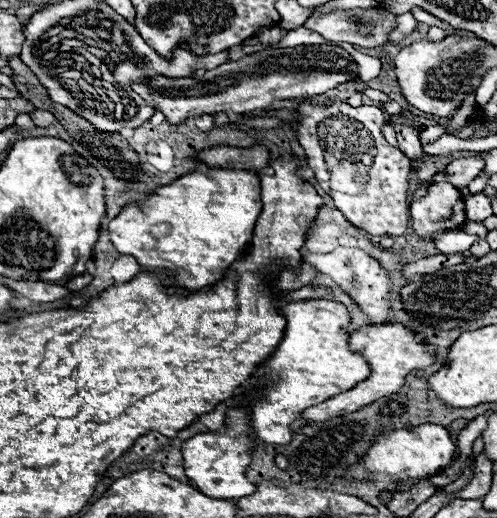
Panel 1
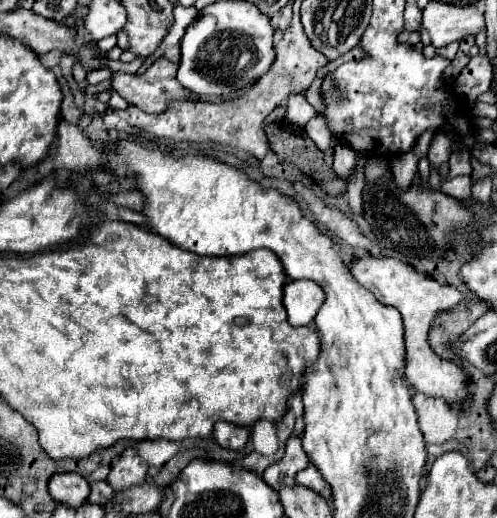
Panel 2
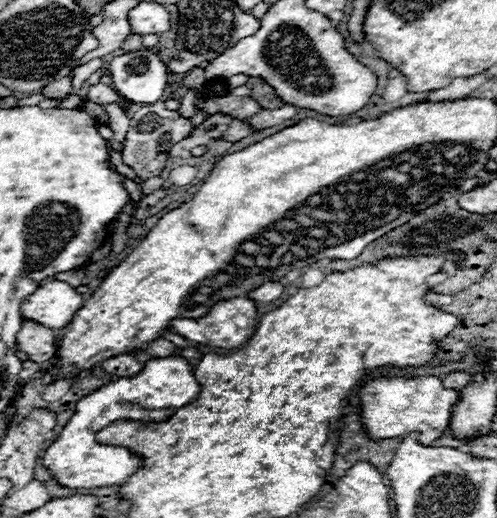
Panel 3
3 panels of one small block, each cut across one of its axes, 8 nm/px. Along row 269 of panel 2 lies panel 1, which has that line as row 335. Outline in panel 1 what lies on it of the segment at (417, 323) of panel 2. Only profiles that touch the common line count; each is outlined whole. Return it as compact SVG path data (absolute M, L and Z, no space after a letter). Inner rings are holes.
M402 324L364 326L364 328L350 334L350 350L358 352L370 364L370 376L364 382L350 388L348 392L342 392L326 402L314 406L314 408L308 408L306 412L302 412L300 418L304 424L316 424L316 422L326 422L326 420L336 418L336 416L346 416L346 414L352 414L356 410L362 410L364 406L368 406L384 396L398 394L402 384L404 384L404 378L412 370L422 370L434 362L434 354L430 352L428 344L414 340L414 334Z

